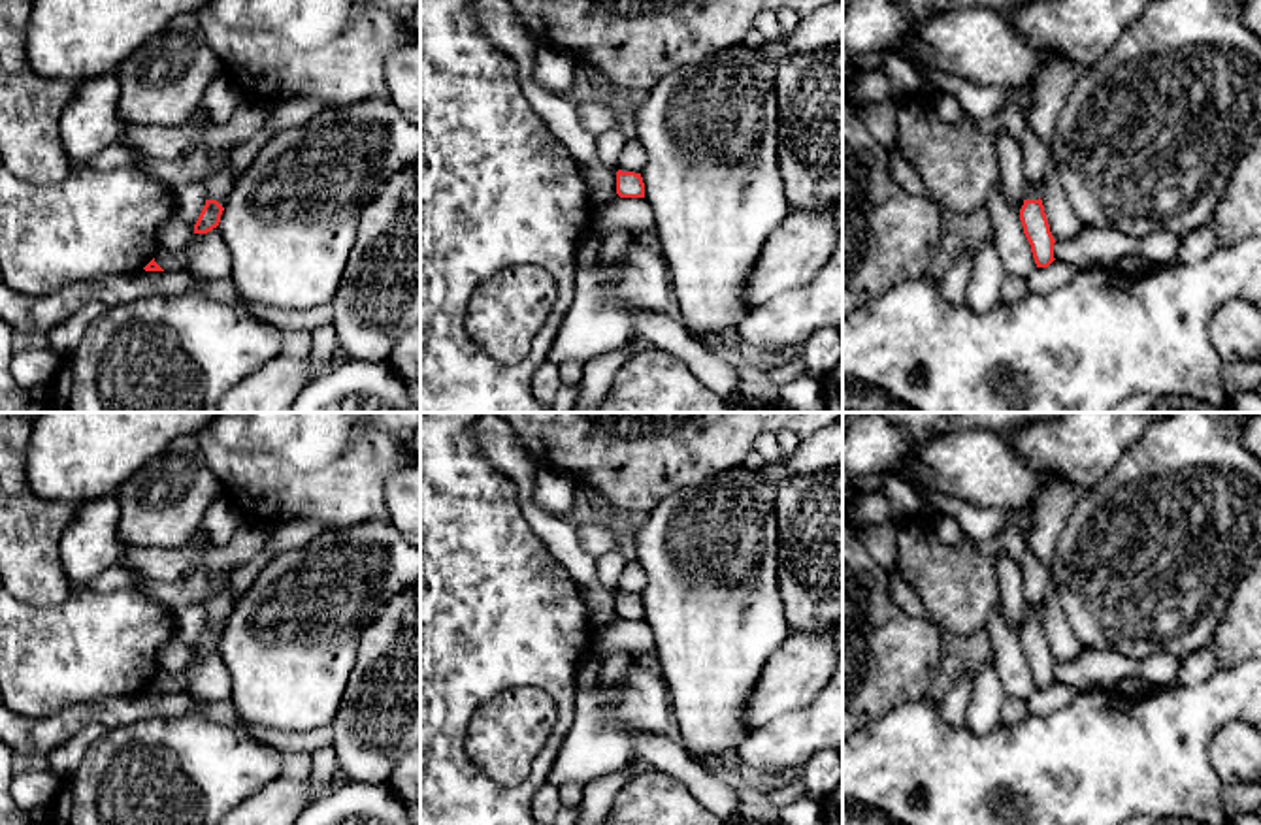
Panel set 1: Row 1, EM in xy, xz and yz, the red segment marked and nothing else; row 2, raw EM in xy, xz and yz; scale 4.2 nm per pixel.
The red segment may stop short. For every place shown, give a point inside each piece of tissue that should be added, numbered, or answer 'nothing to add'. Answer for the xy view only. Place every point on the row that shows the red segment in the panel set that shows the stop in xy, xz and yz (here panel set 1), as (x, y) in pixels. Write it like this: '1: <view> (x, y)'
1: xy (219, 187)

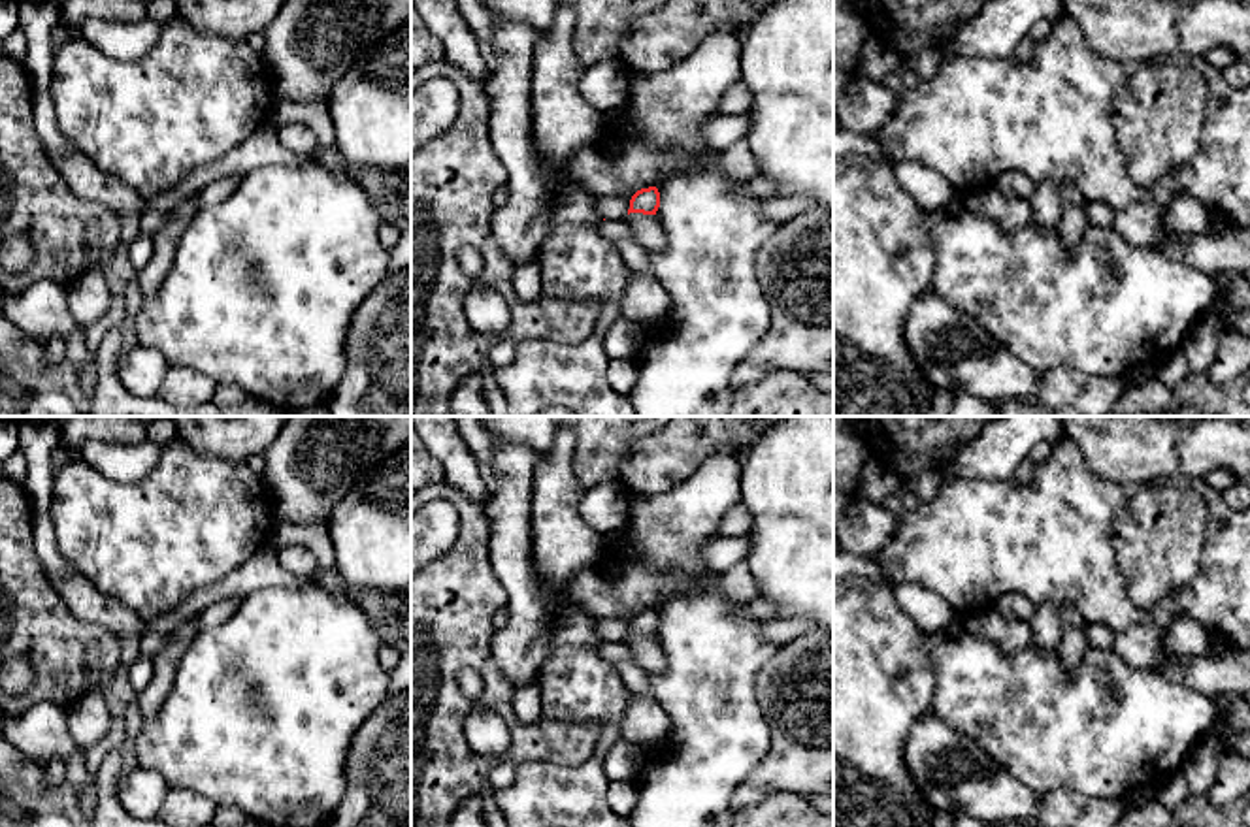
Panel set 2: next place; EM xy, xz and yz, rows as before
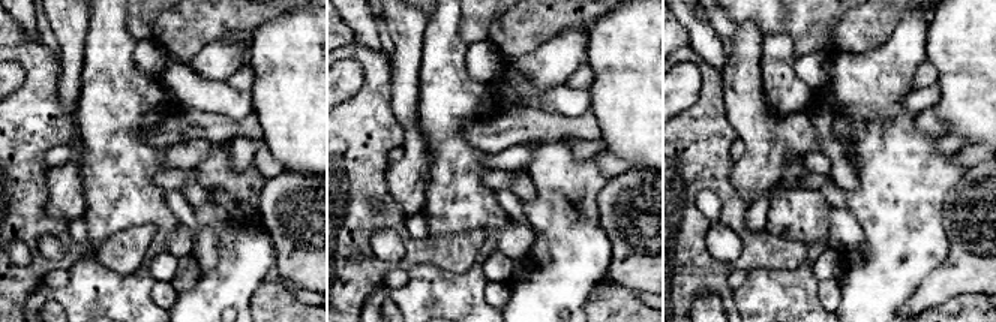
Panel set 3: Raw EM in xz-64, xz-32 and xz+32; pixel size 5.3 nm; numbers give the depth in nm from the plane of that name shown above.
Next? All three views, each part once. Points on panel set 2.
1: xz (611, 208)

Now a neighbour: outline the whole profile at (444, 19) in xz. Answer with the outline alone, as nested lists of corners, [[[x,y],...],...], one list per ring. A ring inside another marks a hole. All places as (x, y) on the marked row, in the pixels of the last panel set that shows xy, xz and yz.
[[[413,0],[428,30],[443,43],[445,60],[466,75],[486,83],[488,70],[479,41],[466,24],[456,0]]]

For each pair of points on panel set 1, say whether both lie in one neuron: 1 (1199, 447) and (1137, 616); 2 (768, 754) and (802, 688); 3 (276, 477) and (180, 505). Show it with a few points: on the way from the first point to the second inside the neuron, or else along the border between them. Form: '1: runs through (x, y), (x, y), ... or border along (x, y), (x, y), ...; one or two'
1: runs through (1188, 488), (1184, 513), (1137, 575); one
2: border along (822, 688), (802, 709), (785, 712), (751, 731); two
3: border along (204, 452), (204, 460), (223, 494); two

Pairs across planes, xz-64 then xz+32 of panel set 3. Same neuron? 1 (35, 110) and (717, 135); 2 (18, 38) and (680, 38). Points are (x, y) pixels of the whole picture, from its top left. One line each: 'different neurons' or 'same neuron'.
1: same neuron
2: same neuron

